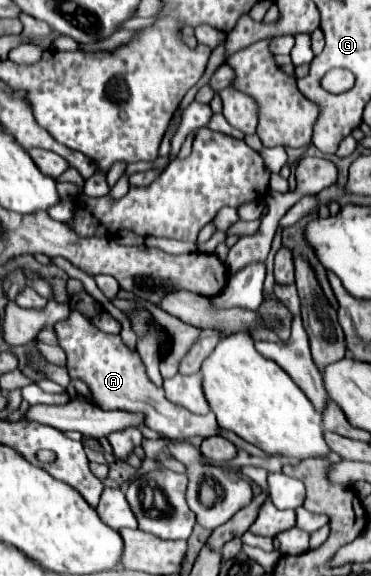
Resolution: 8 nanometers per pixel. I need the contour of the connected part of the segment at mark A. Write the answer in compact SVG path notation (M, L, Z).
M74 308L70 310L68 320L54 324L54 330L56 330L58 344L66 352L66 368L70 378L82 380L90 388L96 406L100 406L102 410L144 412L146 426L150 430L166 434L168 438L190 438L190 436L210 438L220 434L220 426L212 412L204 416L196 416L166 400L164 390L150 382L138 350L130 350L122 342L120 334L106 334L98 330L94 324L90 324L90 320L82 312Z

